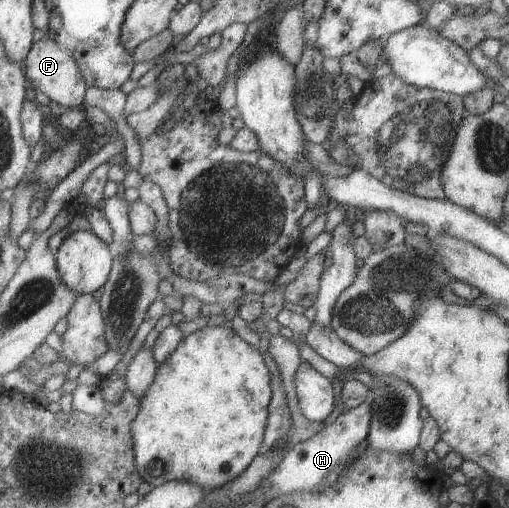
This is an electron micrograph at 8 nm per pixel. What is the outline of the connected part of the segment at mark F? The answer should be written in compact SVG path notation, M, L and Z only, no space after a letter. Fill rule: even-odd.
M43 37L34 42L23 62L24 75L27 83L35 90L43 92L50 100L54 100L59 106L76 107L84 100L86 84L83 81L80 70L75 60L67 49L63 49L53 39Z

